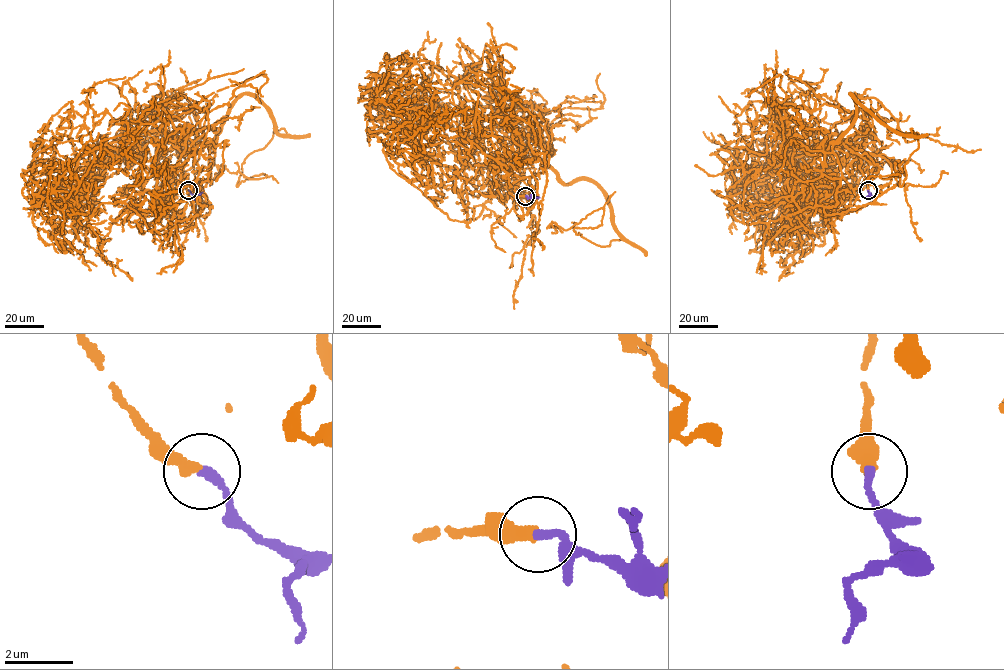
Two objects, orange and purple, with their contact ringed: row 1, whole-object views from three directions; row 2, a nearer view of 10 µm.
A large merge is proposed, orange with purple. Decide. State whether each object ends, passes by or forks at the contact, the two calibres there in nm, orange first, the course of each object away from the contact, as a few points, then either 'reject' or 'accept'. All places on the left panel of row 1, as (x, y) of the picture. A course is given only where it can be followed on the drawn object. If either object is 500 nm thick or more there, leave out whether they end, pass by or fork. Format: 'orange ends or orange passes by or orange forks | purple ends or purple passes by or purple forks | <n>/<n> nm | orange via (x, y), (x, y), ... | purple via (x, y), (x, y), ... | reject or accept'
orange ends | purple ends | 400/240 nm | orange via (188, 190), (159, 133), (210, 142), (253, 95), (286, 134), (236, 186), (267, 176), (209, 186) | purple via (188, 190), (194, 195), (202, 192) | accept

